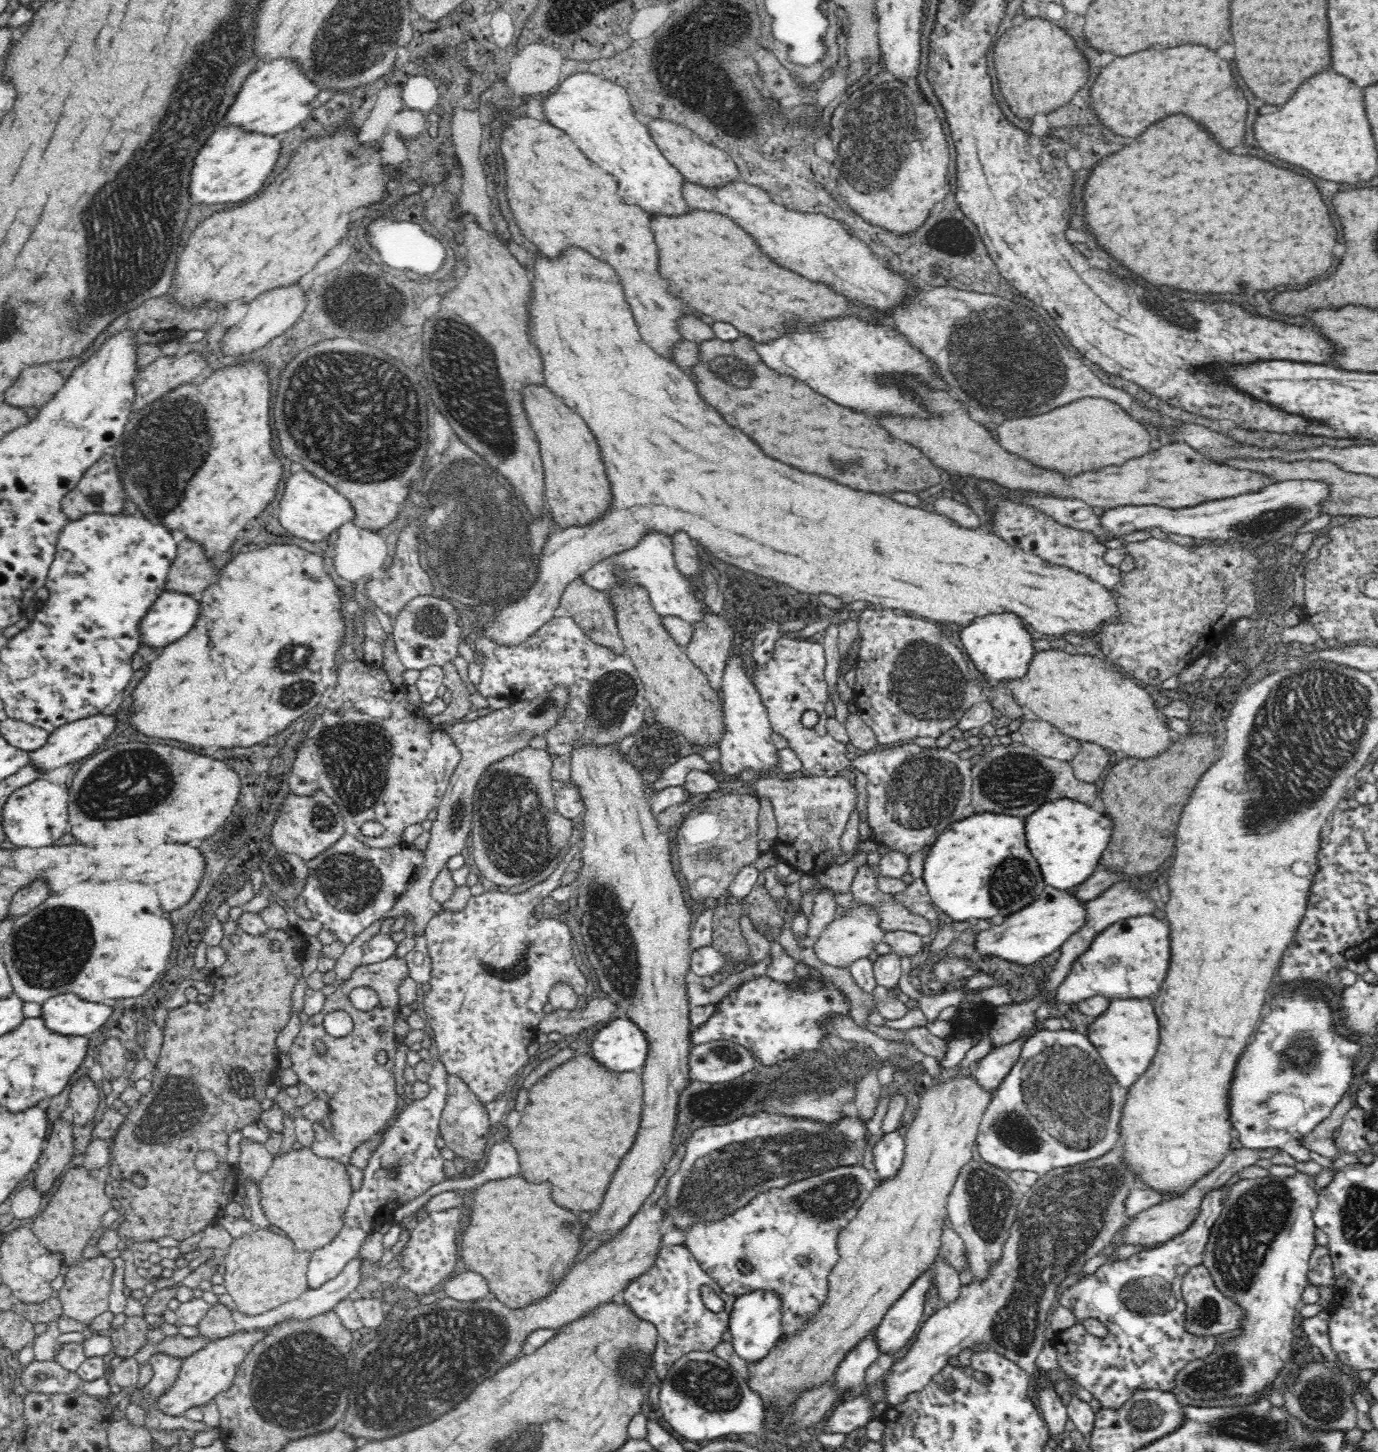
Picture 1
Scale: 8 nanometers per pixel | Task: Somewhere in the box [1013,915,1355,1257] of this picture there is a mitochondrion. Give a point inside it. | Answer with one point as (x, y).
(1301, 1055)

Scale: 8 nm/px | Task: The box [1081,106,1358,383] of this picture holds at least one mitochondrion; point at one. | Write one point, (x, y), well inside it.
(1189, 324)

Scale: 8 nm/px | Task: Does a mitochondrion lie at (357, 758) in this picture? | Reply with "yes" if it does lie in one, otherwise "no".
yes

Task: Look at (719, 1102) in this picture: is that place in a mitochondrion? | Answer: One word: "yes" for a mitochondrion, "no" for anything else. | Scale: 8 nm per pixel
yes

